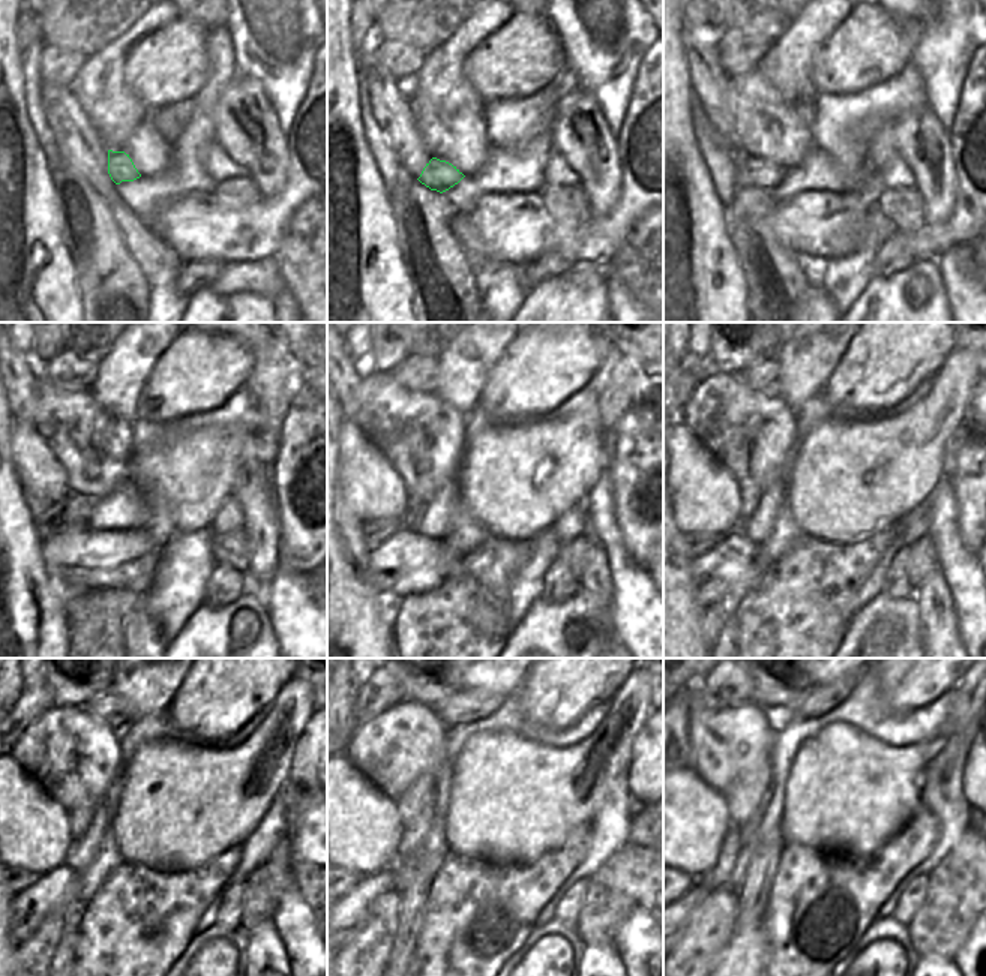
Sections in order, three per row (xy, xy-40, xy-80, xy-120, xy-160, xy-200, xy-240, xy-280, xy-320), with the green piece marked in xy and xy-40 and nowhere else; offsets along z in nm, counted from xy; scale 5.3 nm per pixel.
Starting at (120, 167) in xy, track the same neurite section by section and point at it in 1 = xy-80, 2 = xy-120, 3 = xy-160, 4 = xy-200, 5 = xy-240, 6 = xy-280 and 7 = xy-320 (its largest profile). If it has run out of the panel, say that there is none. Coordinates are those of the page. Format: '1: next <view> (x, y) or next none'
1: next xy-80 (749, 171)
2: next xy-120 (77, 508)
3: next xy-160 (375, 532)
4: next xy-200 (698, 543)
5: next xy-240 (21, 879)
6: next xy-280 (357, 877)
7: next xy-320 (694, 879)

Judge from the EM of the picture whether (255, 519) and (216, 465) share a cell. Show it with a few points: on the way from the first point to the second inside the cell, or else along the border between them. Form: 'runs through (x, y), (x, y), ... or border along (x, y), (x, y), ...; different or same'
border along (252, 459), (243, 465), (233, 495); different

